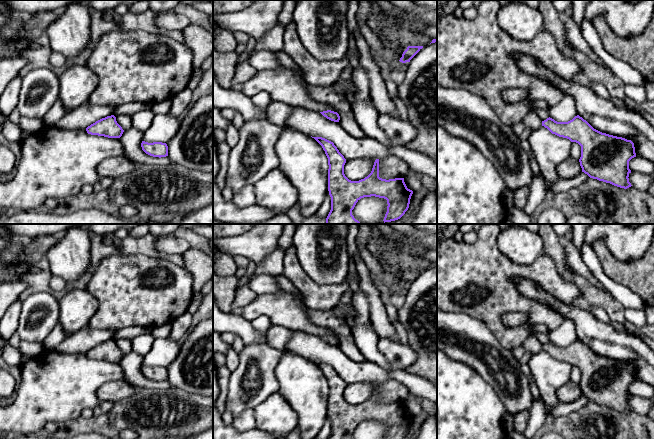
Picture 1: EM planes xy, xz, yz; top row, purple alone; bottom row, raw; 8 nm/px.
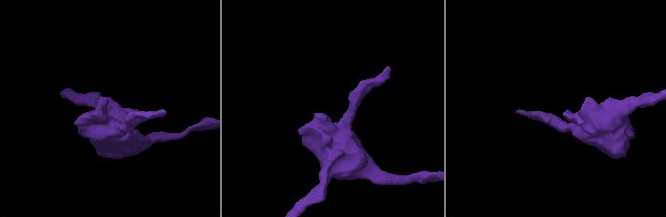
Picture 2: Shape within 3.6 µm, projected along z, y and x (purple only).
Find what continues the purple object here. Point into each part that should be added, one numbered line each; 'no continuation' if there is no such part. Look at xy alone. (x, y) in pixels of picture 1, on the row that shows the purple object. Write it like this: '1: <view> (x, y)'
no continuation

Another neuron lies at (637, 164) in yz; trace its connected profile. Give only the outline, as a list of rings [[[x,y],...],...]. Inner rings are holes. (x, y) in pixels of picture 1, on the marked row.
[[[636,156],[629,161],[629,169],[631,172],[650,174],[654,172],[654,164],[647,159]]]

